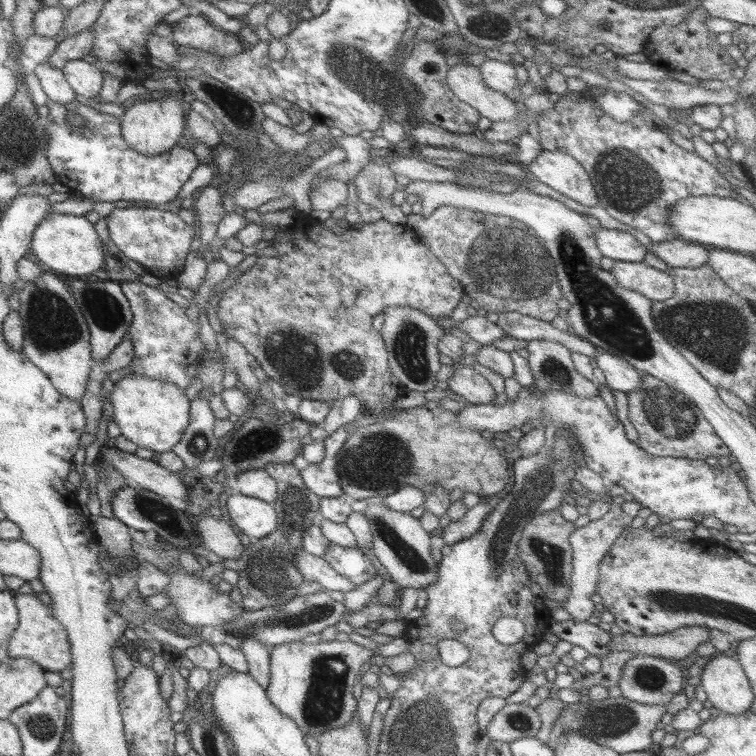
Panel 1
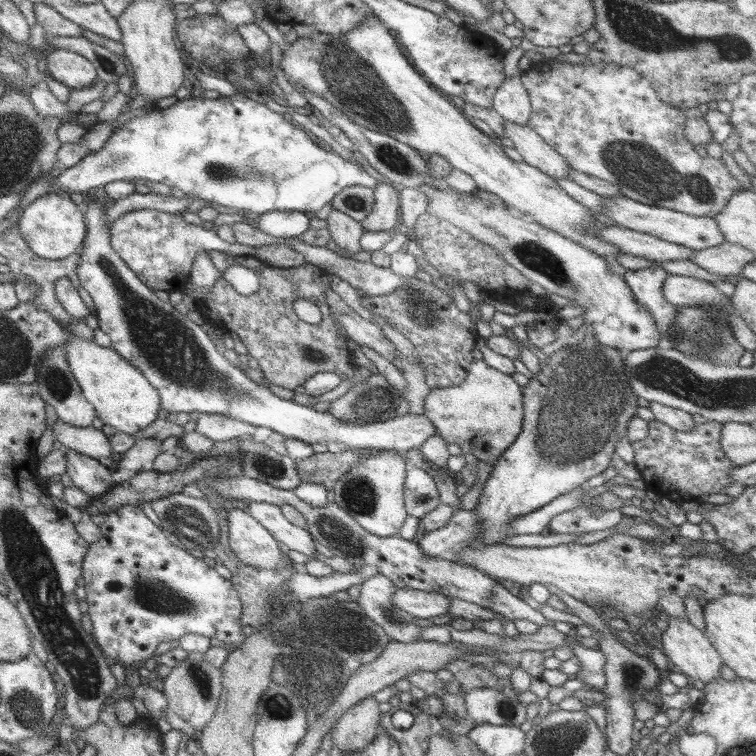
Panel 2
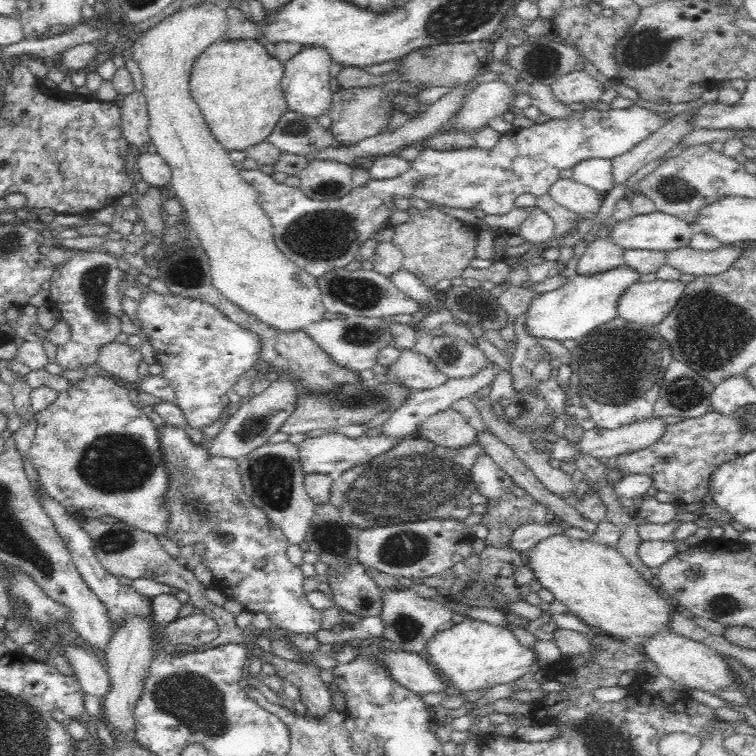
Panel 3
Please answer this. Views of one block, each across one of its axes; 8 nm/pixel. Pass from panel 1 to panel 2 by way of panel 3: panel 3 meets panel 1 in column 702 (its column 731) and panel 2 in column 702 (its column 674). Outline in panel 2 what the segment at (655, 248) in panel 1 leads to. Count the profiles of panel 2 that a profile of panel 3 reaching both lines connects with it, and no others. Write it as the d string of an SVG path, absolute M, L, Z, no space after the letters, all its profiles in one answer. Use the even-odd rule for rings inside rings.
M722 242L703 250L693 251L690 261L715 276L738 276L744 264L754 258L739 245Z

